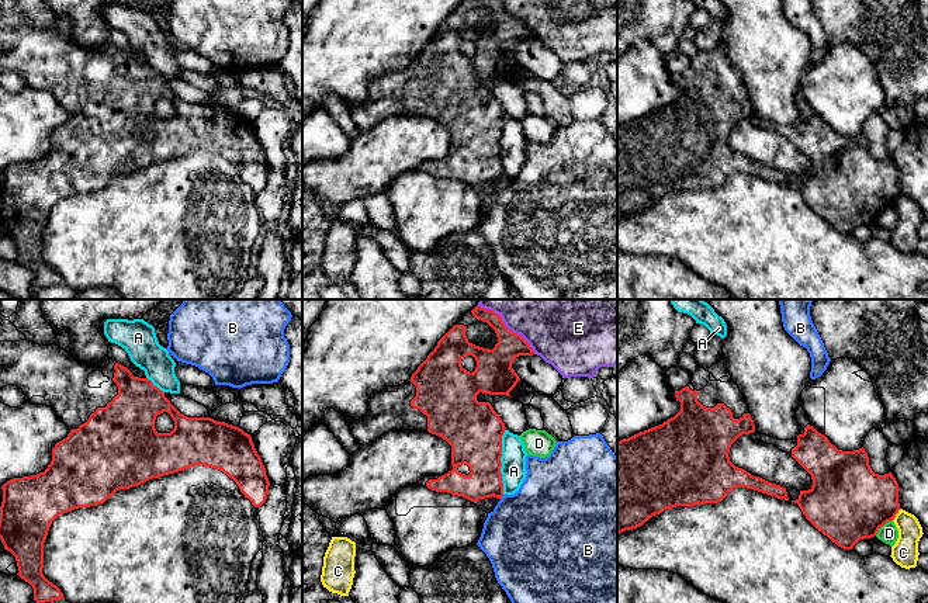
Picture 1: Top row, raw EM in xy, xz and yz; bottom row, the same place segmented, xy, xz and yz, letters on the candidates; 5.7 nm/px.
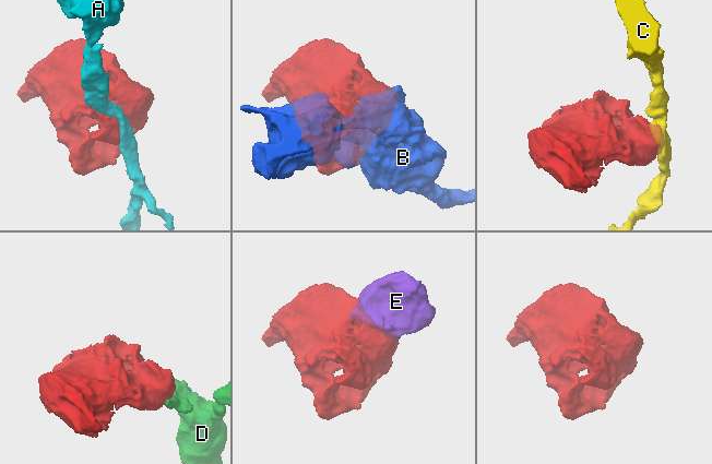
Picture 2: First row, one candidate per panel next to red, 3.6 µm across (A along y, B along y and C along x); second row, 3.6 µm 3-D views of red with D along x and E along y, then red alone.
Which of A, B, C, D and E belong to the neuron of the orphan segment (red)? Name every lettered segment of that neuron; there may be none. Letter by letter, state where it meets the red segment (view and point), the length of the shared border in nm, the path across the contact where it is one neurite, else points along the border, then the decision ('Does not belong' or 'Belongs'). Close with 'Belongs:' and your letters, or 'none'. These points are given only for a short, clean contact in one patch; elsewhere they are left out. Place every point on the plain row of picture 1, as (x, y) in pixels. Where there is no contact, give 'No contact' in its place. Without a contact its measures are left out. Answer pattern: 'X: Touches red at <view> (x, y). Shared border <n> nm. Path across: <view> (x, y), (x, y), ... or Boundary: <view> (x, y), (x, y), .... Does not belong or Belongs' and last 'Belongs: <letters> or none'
A: Touches red at xz (499, 146). Shared border 380 nm. Does not belong
B: Touches red at xz (501, 182). Shared border 40 nm. Boundary: xz (504, 180), (499, 183). Does not belong
C: Touches red at yz (896, 198). Shared border 80 nm. Does not belong
D: Touches red at yz (882, 211). Shared border 140 nm. Boundary: yz (892, 204), (875, 219). Does not belong
E: Touches red at xz (515, 18). Shared border 300 nm. Does not belong
Belongs: none

